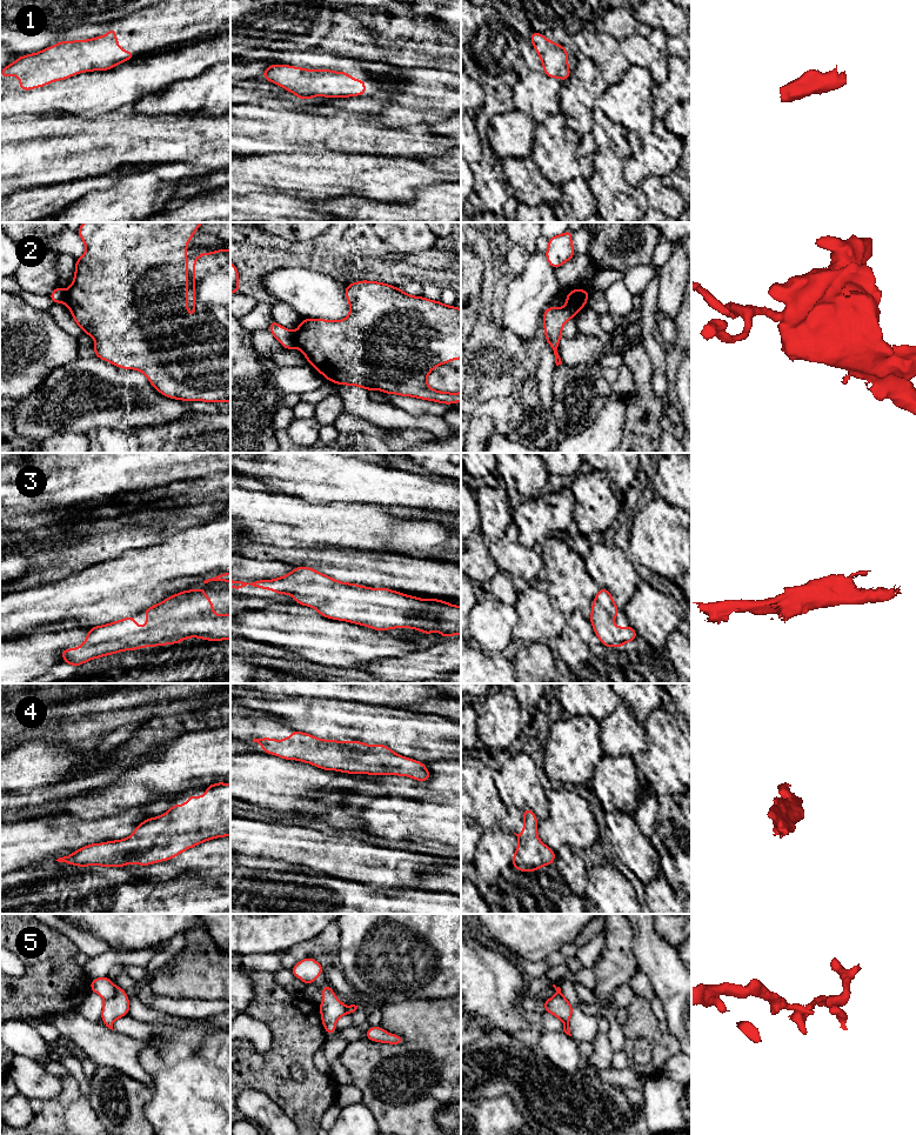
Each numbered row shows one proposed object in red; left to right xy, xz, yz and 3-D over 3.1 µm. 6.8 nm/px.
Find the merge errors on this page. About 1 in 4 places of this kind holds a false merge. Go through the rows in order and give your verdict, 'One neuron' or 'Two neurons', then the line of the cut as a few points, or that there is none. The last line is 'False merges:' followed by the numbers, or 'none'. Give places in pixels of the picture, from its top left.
1: One neuron. No split
2: Two neurons. Split along xz (294, 332), (296, 347)
3: One neuron. No split
4: One neuron. No split
5: Two neurons. Split along xy (115, 988), (112, 996)
False merges: 2, 5

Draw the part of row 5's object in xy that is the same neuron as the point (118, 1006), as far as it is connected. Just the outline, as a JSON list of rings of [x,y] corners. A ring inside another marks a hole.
[[[121,987],[115,988],[115,994],[103,1001],[101,1009],[101,1020],[105,1022],[103,1026],[113,1029],[113,1022],[116,1019],[129,1014],[129,999],[126,992]]]

